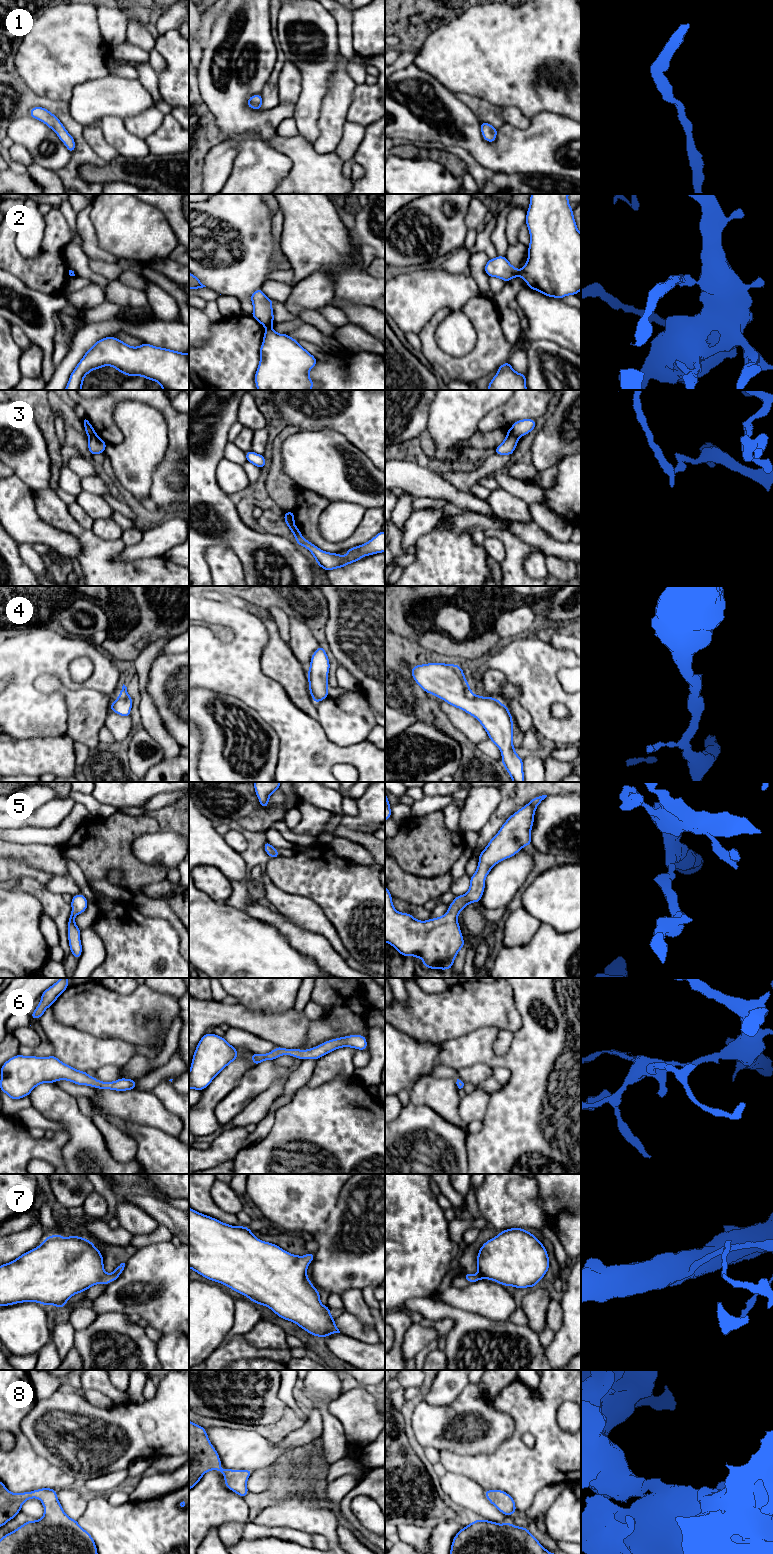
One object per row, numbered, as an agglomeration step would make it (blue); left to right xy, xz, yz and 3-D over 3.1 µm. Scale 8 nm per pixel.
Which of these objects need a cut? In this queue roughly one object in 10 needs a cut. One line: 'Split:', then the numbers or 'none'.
Split: 2, 3

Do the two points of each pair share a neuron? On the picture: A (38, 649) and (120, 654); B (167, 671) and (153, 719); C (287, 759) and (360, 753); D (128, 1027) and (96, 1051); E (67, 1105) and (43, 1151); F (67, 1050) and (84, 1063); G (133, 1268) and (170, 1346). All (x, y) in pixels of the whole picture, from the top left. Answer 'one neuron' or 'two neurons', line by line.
A: two neurons
B: two neurons
C: one neuron
D: two neurons
E: two neurons
F: one neuron
G: one neuron

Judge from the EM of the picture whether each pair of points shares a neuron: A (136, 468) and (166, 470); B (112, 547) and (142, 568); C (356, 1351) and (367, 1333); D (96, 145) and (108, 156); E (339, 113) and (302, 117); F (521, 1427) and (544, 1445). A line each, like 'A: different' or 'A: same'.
A: different
B: same
C: different
D: same
E: different
F: same

